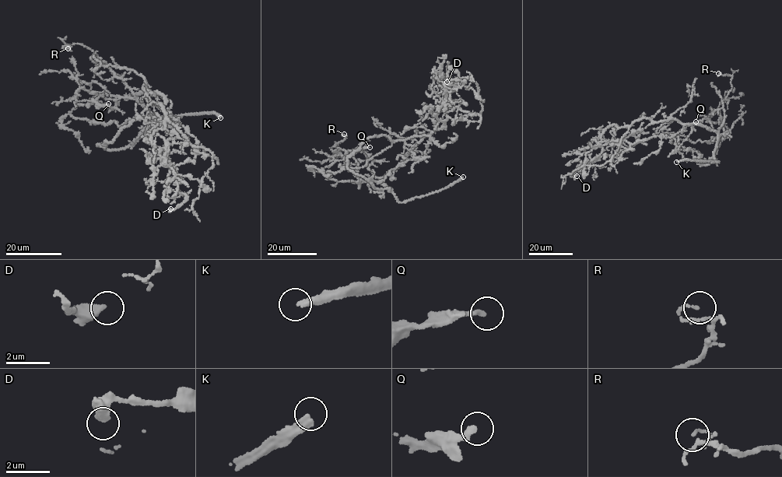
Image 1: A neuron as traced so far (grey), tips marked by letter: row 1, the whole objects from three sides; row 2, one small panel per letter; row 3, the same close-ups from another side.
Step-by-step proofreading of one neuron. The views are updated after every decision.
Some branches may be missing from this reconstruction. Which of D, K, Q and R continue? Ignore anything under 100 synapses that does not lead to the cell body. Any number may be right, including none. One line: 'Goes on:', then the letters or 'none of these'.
Goes on: K

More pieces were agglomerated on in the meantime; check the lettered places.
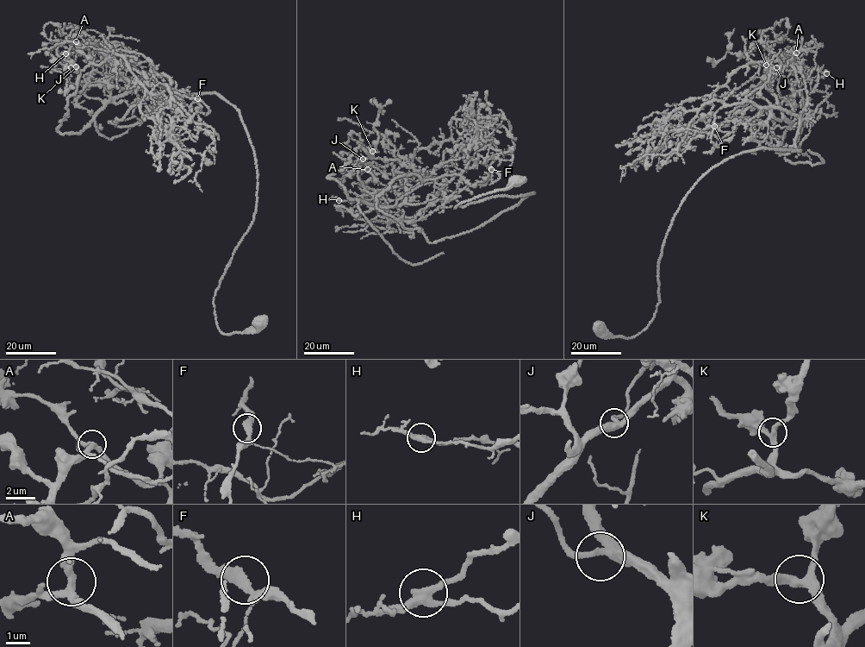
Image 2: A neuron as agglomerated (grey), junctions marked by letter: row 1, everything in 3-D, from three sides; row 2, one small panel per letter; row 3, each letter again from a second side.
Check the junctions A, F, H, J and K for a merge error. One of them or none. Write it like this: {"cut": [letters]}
{"cut": ["H"]}

